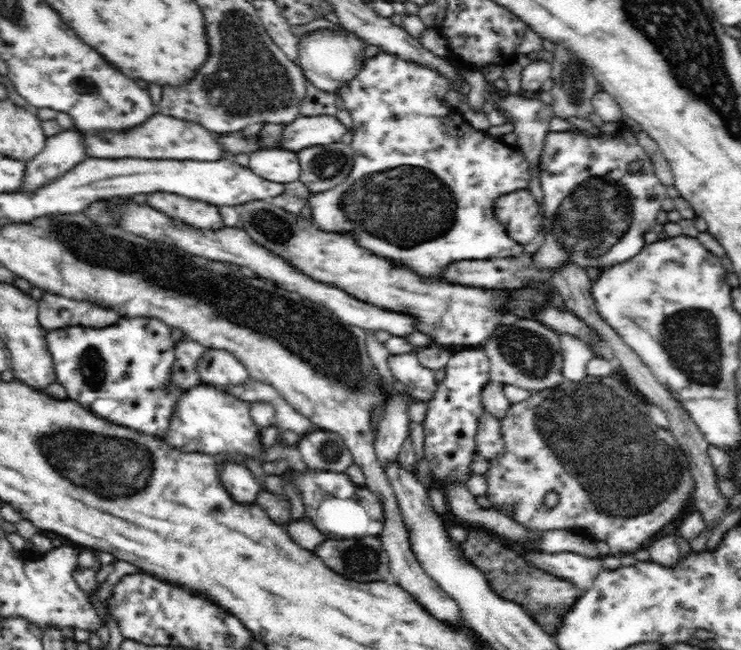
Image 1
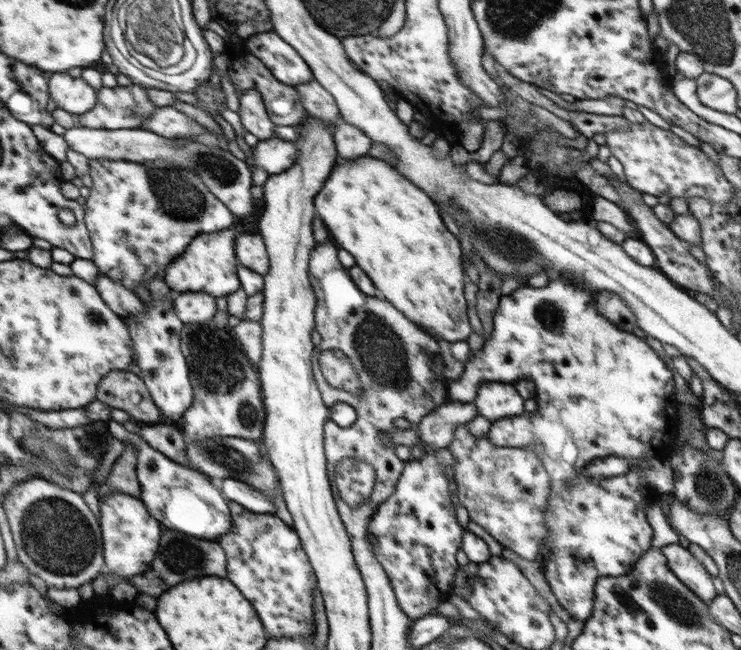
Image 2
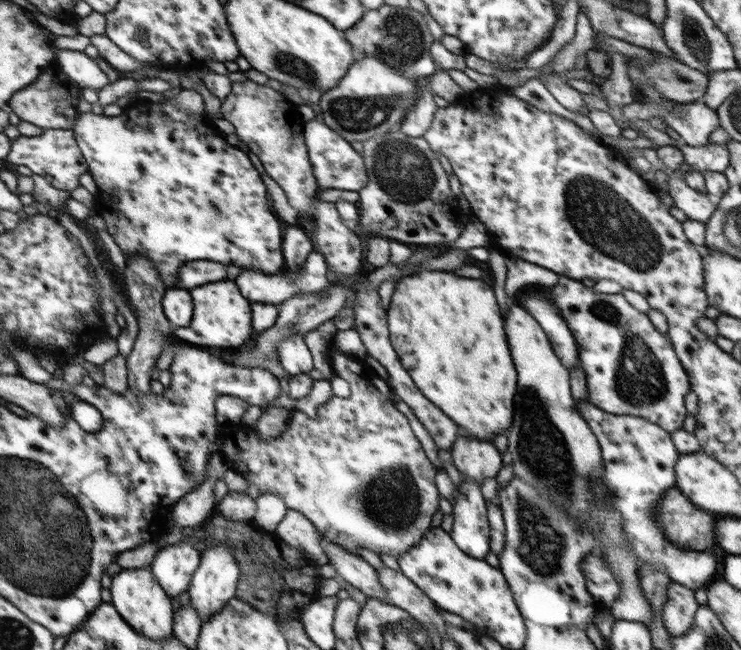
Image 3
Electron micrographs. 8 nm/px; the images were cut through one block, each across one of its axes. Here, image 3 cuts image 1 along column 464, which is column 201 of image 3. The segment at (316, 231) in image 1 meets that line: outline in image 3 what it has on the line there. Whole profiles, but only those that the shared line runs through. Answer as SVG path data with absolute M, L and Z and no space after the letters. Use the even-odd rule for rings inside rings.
M230 280L212 282L190 290L190 294L194 298L194 318L188 326L174 328L173 334L176 338L190 346L228 348L224 350L225 355L250 340L253 329L250 302L238 292L234 282Z

